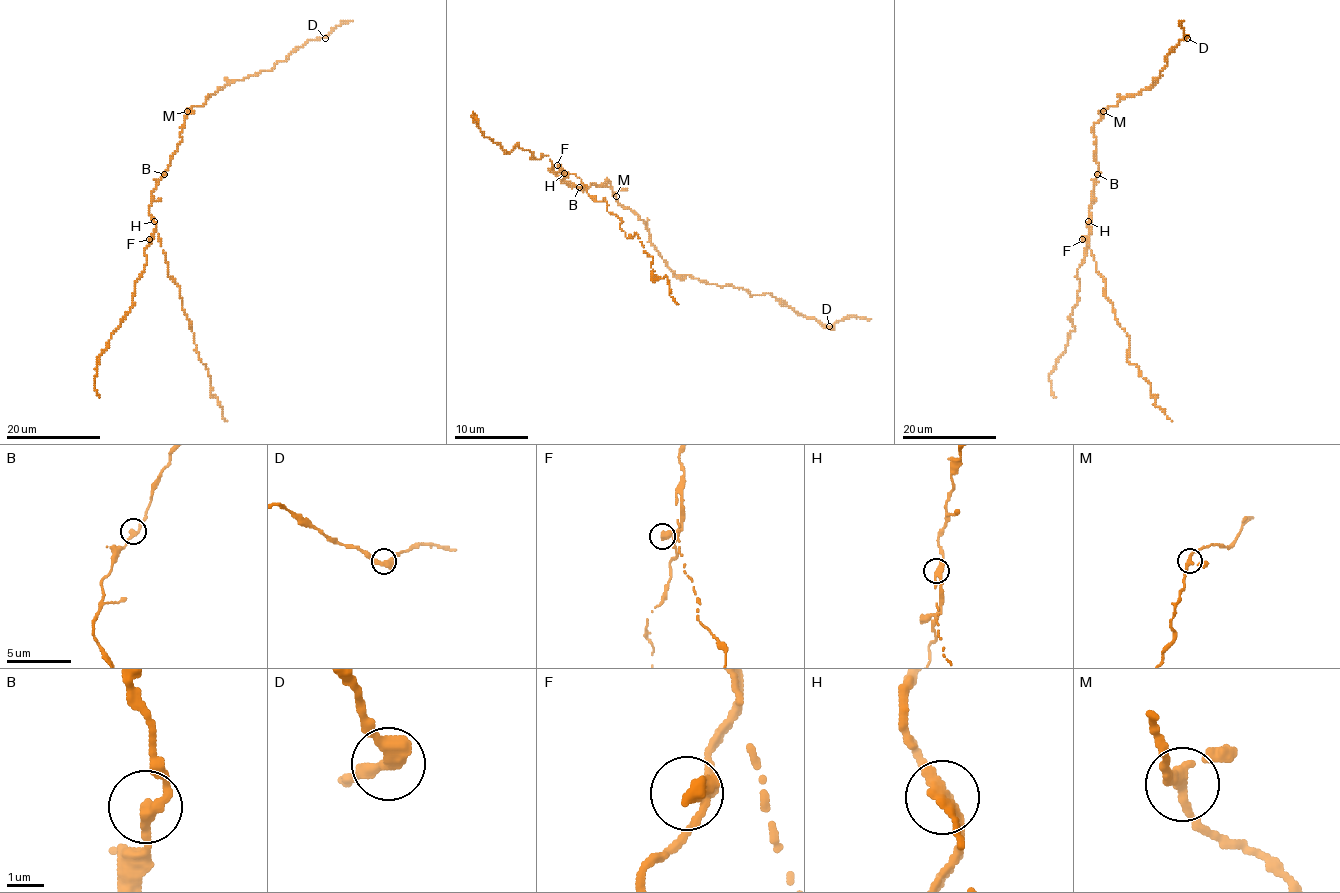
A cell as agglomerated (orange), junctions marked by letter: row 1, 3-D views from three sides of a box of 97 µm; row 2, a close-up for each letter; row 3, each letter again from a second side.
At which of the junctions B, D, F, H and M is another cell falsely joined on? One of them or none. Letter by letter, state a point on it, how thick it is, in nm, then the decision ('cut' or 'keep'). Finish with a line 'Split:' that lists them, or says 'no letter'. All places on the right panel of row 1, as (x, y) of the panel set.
B: place (1097, 174); calibre 320 nm; keep
D: place (1187, 38); calibre 340 nm; keep
F: place (1082, 239); calibre 440 nm; keep
H: place (1088, 221); calibre 360 nm; cut
M: place (1103, 111); calibre 260 nm; keep
Split: H

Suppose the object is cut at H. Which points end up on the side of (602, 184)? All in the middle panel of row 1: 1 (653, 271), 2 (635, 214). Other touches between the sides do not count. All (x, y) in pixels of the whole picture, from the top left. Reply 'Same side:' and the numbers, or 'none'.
Same side: 2

